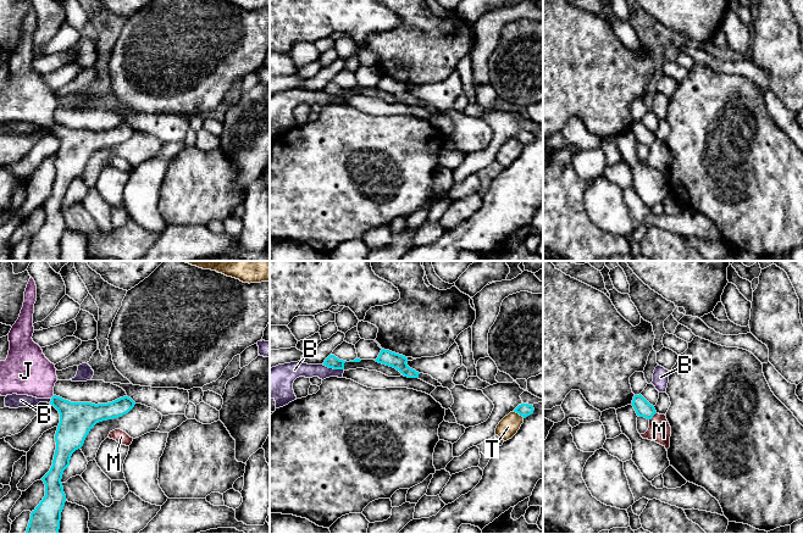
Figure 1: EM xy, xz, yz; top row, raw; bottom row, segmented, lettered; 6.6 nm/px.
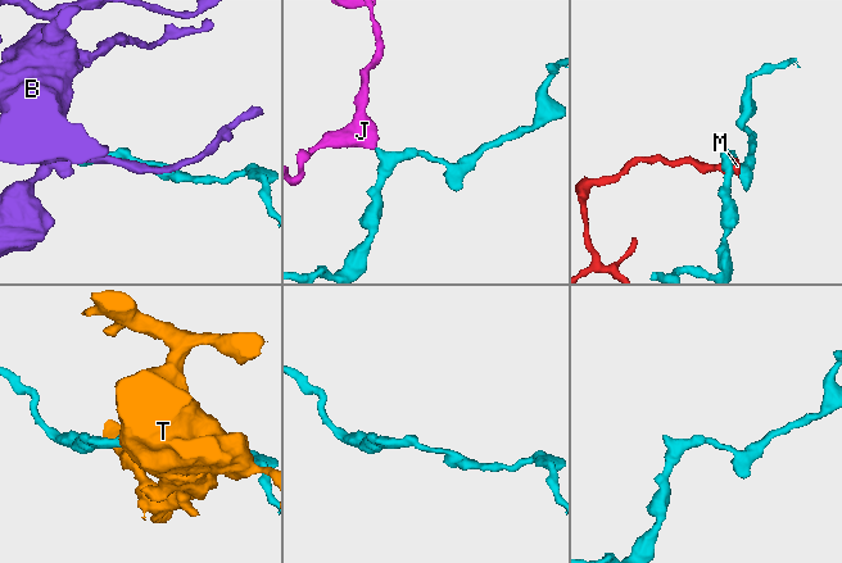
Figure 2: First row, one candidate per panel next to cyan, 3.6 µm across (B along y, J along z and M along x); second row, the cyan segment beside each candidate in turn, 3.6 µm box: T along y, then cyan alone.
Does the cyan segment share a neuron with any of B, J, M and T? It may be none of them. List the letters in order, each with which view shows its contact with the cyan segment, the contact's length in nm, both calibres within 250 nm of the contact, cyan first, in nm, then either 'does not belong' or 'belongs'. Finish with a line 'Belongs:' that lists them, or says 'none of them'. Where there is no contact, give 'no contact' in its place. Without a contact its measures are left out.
B: xz | 150 nm | 80/110 nm | does not belong
J: xy | 40 nm | 220/320 nm | belongs
M: yz | 70 nm | 110/150 nm | does not belong
T: xz | 80 nm | 90/140 nm | does not belong
Belongs: J

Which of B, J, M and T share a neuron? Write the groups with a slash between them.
B / J / M / T

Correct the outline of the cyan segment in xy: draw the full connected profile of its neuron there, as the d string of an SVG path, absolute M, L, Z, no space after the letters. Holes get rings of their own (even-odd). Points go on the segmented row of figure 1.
M31 277L20 317L9 333L7 358L0 361L0 395L28 395L50 399L60 413L55 434L56 450L50 471L41 478L45 496L31 513L26 534L59 534L66 495L61 483L72 454L84 444L90 429L99 422L122 417L135 402L123 396L107 404L71 402L54 394L57 382L55 365L32 339L37 285Z

